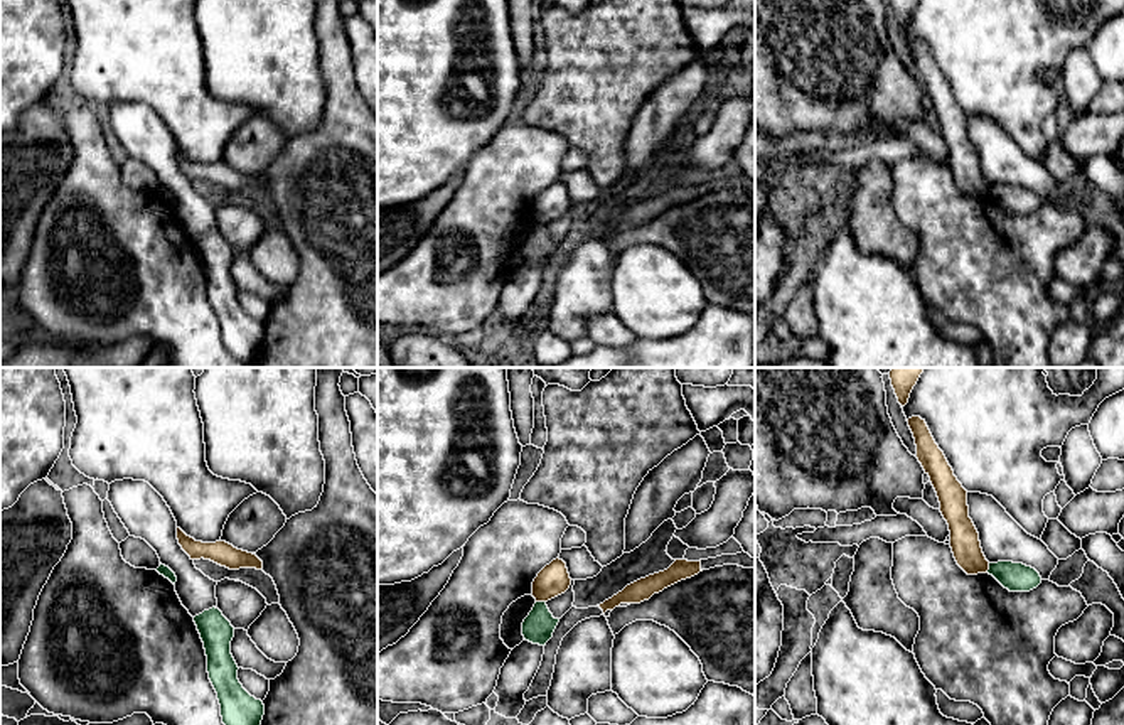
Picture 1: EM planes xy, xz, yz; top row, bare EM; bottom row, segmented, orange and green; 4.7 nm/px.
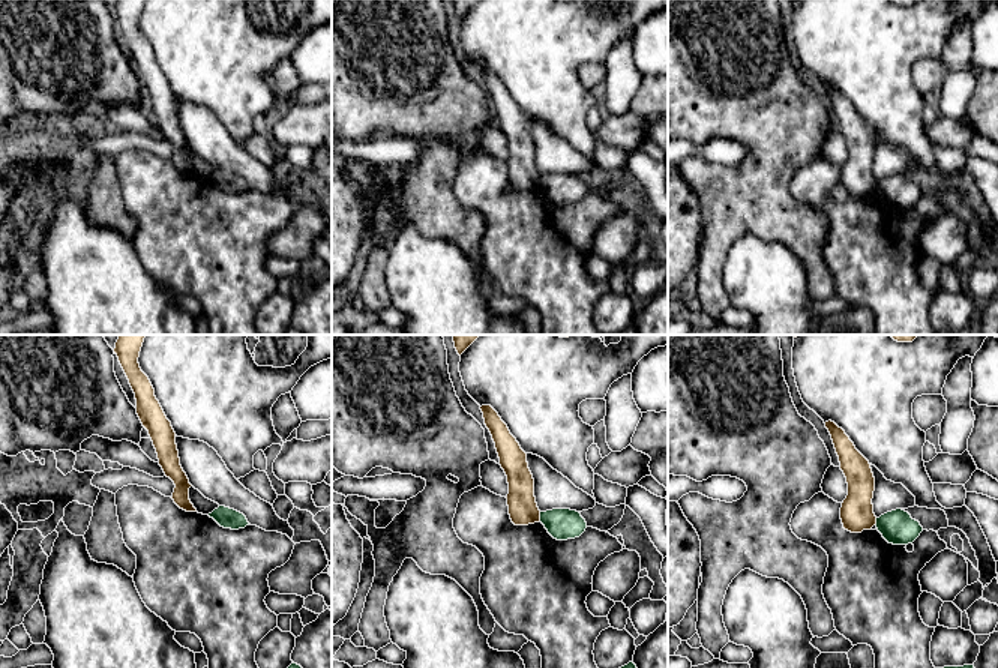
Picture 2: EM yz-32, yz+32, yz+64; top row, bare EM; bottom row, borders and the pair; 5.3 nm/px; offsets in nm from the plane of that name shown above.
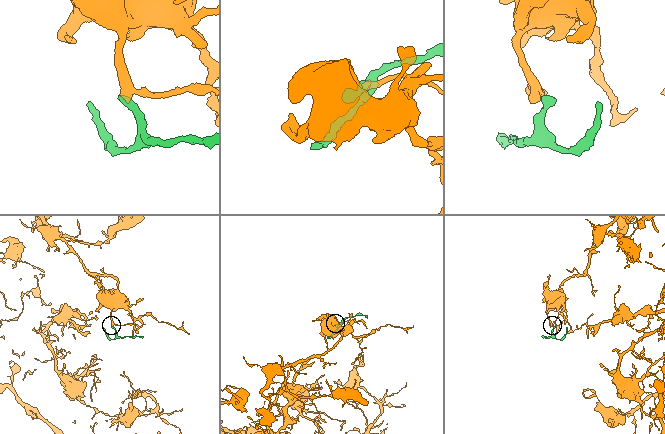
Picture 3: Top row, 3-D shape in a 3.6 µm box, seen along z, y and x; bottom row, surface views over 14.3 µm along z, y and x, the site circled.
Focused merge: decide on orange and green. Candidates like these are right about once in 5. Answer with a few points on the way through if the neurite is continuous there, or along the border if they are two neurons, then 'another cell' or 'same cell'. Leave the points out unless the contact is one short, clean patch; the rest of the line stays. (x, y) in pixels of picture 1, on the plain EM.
border along xz (536, 223), (545, 225); another cell

